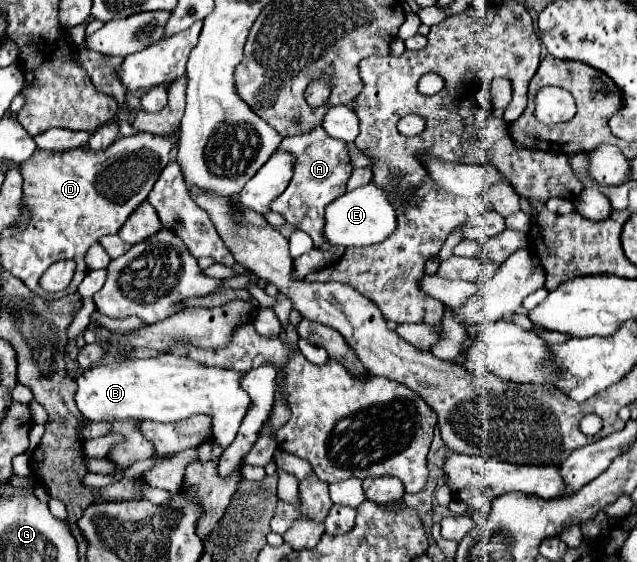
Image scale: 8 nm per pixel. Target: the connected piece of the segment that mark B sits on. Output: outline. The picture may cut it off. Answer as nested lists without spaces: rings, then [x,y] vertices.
[[[162,355],[156,359],[110,361],[94,365],[76,377],[78,389],[74,401],[80,413],[90,421],[122,421],[150,419],[158,423],[174,423],[196,413],[212,417],[214,439],[228,449],[238,433],[244,413],[248,411],[248,395],[240,387],[242,373],[232,369],[206,367],[186,357]]]

